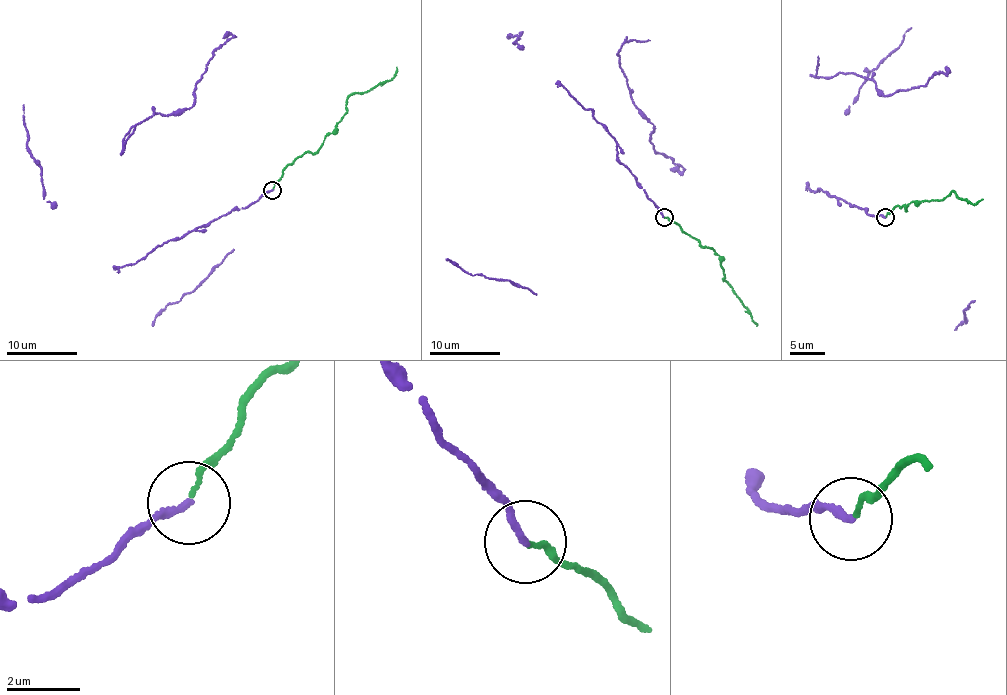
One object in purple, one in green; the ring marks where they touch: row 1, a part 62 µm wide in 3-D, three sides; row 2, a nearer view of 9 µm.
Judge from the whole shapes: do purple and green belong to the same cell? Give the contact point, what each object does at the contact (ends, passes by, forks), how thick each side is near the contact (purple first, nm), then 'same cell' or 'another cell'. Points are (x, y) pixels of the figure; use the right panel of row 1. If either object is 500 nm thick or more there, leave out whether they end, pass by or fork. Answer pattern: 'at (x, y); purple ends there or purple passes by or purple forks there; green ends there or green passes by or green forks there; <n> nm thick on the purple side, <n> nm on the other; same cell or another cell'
at (885, 217); purple ends there; green ends there; 190 nm thick on the purple side, 120 nm on the other; another cell

